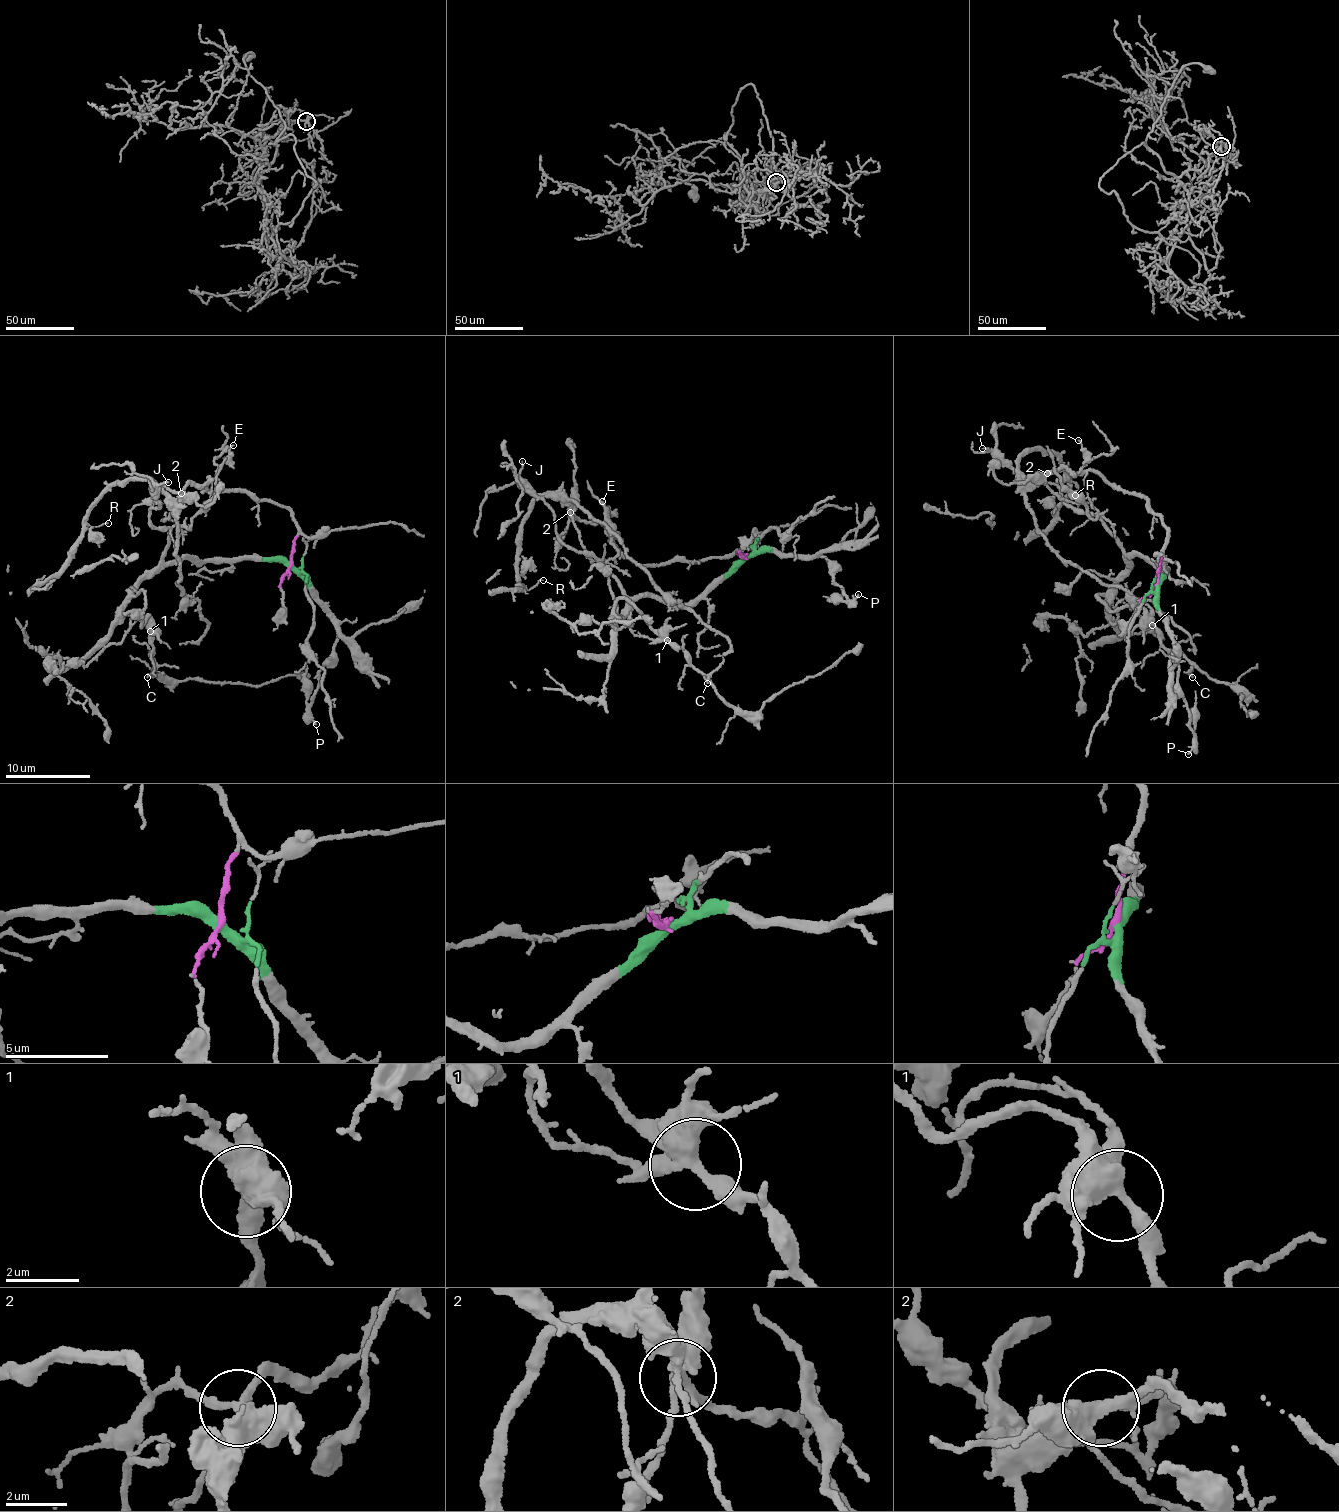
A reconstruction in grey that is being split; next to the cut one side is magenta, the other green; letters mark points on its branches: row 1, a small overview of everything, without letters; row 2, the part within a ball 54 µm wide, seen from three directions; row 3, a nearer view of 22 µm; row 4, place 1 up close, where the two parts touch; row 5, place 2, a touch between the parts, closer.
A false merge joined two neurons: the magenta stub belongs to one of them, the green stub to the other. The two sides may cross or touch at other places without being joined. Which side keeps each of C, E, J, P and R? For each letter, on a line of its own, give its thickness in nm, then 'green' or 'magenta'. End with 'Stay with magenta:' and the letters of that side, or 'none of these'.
C: 130 nm | green
E: 100 nm | magenta
J: 130 nm | green
P: 100 nm | green
R: 60 nm | magenta
Stay with magenta: E, R

